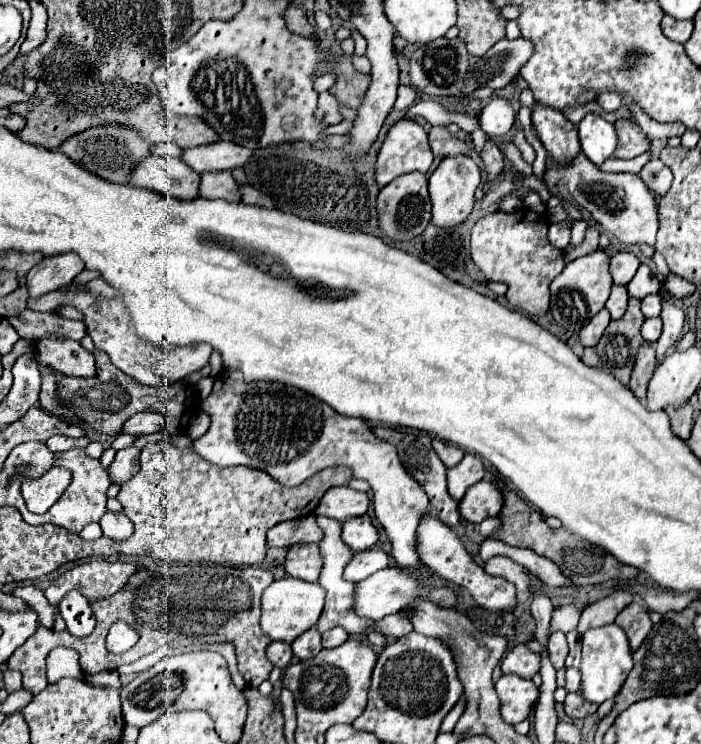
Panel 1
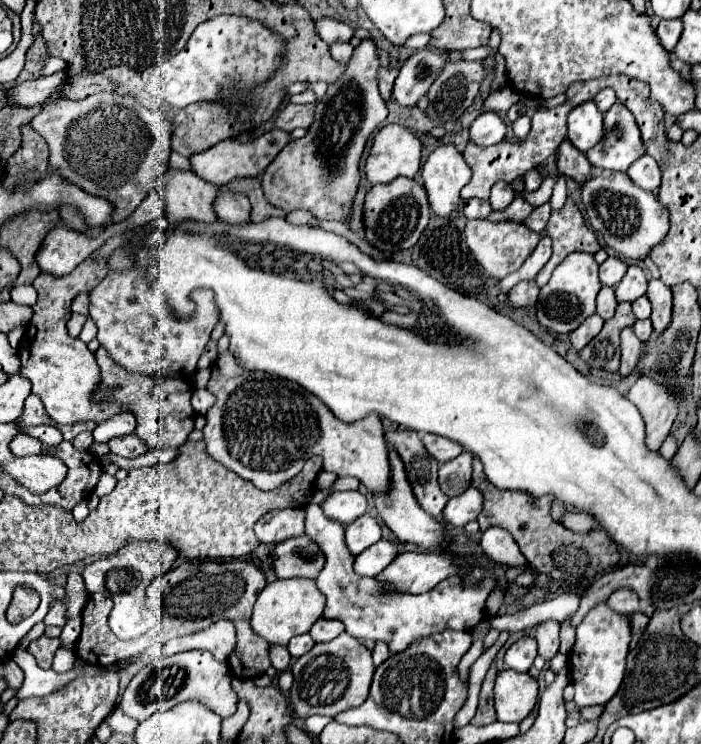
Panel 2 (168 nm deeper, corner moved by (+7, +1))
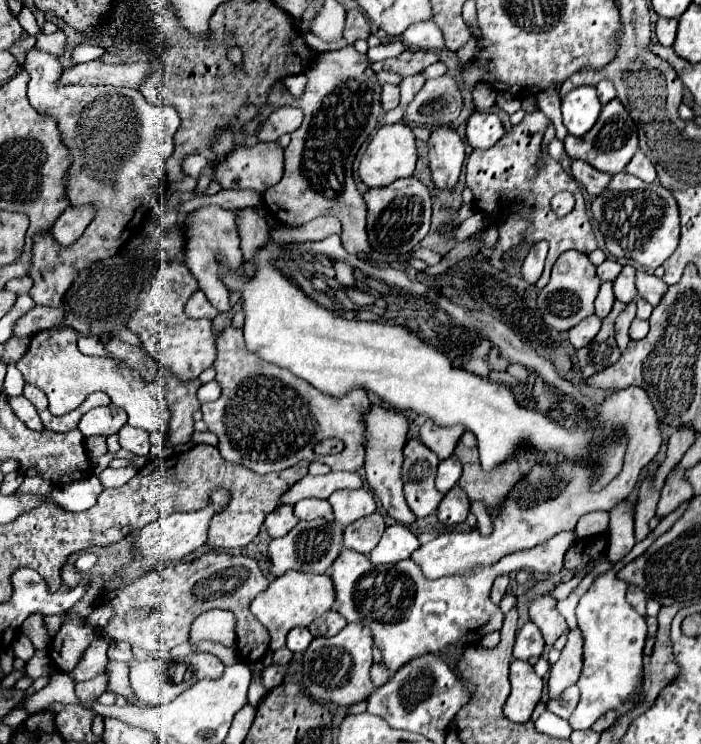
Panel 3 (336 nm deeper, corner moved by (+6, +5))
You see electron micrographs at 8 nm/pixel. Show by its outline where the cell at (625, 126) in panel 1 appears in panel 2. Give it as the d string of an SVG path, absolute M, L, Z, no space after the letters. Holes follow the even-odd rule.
M616 100L604 114L604 138L586 152L592 166L606 170L628 170L628 166L646 154L638 124L632 112Z

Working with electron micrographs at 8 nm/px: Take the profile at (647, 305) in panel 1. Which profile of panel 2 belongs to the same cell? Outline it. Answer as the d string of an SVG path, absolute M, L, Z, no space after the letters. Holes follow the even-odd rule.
M640 296L638 300L632 302L636 318L650 318L650 300L646 296Z

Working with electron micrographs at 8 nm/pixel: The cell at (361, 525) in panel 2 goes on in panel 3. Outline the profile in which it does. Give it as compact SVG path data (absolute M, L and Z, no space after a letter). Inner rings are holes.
M375 512L345 528L343 546L349 550L355 550L355 552L361 552L361 554L369 554L377 546L383 530L385 530L383 516L379 512Z

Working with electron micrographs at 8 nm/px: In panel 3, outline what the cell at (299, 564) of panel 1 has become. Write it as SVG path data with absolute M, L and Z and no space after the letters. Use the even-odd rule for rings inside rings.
M315 518L311 522L299 522L287 536L275 538L269 544L269 570L275 576L285 574L287 570L301 572L317 572L323 574L331 568L335 558L343 548L343 530L335 522L323 522L323 518Z

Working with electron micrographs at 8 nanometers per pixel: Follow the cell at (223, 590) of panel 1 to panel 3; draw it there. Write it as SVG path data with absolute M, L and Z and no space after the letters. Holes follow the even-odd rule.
M209 550L191 562L175 562L159 570L151 570L123 590L107 592L101 604L111 604L115 608L115 616L107 624L105 632L111 636L111 640L127 640L129 644L139 644L151 652L167 654L173 646L189 640L189 630L197 616L211 608L221 608L233 612L237 618L235 634L241 662L253 664L259 662L269 650L269 632L253 618L249 604L255 594L263 592L267 586L269 580L261 574L253 558ZM131 608L147 608L151 610L151 616L139 622L125 622L125 614Z

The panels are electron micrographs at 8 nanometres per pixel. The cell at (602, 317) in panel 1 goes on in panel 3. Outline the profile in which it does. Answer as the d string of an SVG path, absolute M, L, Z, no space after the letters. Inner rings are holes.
M589 316L589 318L581 320L577 326L573 326L569 330L569 340L571 340L571 344L575 348L583 348L585 344L589 344L595 338L595 334L599 332L599 328L601 328L601 318Z

